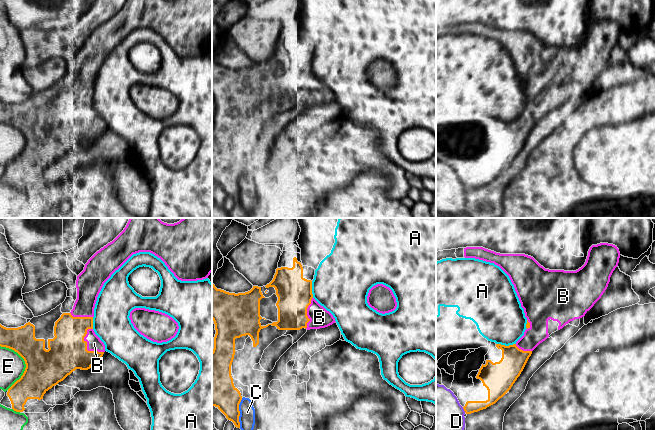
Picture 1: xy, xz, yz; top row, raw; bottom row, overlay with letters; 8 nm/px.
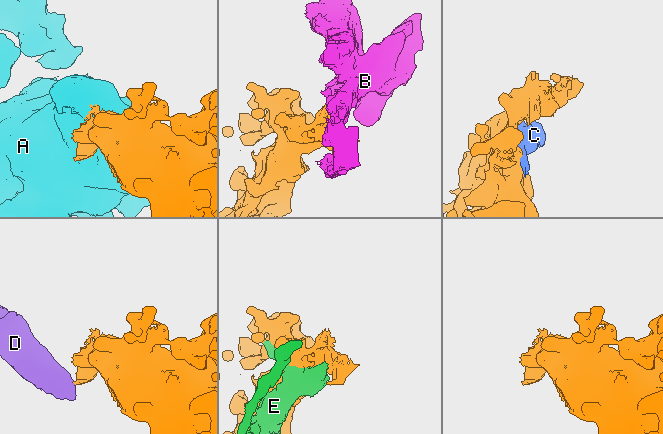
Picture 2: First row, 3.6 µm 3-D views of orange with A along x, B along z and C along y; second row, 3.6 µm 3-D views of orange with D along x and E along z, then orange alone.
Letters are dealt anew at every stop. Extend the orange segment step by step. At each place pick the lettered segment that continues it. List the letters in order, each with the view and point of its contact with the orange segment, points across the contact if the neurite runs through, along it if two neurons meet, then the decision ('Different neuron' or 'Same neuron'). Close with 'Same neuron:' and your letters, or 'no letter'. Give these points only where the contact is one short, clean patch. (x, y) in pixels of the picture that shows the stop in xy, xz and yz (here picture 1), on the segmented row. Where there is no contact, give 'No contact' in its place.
A: Touches orange at yz (506, 346). Different neuron
B: Touches orange at xy (86, 347). Same neuron
C: Touches orange at xz (239, 413). Different neuron
D: Touches orange at yz (464, 410). Different neuron
E: Touches orange at xy (25, 363). Different neuron
Same neuron: B

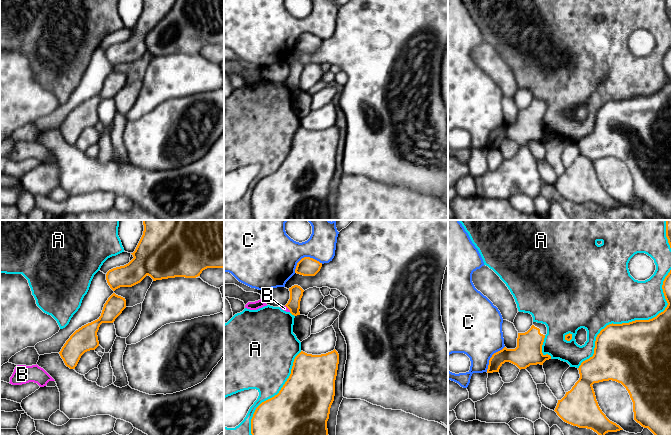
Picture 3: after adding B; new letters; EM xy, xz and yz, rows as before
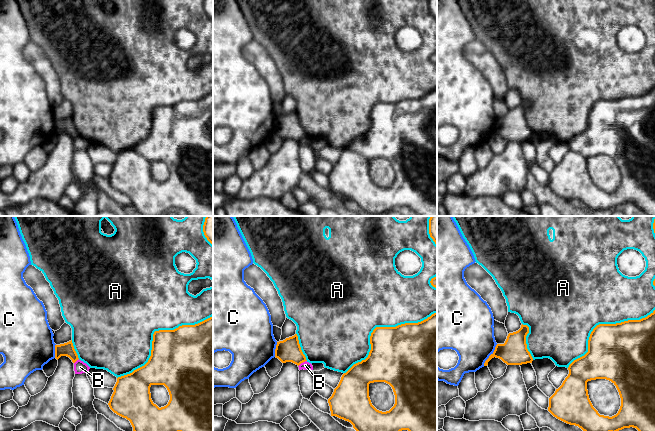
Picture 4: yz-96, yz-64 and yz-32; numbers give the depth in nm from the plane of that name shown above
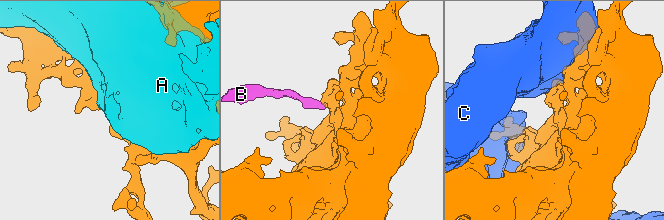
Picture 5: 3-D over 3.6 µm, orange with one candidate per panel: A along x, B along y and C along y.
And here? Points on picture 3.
A: Touches orange at yz (632, 321). Different neuron
B: Touches orange at xz (287, 307). Boundary: xz (285, 305), (290, 311). Different neuron
C: Touches orange at xz (305, 257). Different neuron
Same neuron: no letter

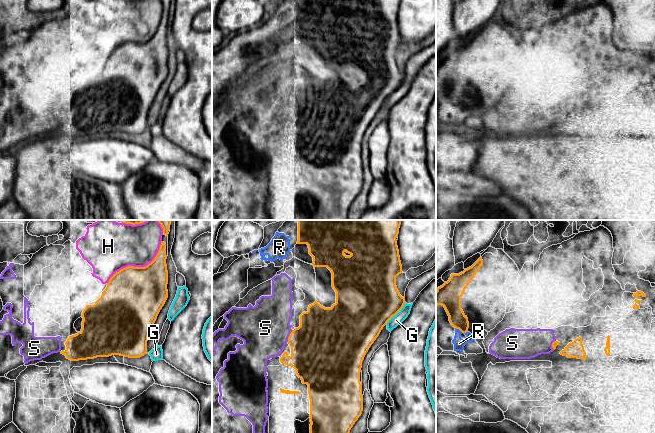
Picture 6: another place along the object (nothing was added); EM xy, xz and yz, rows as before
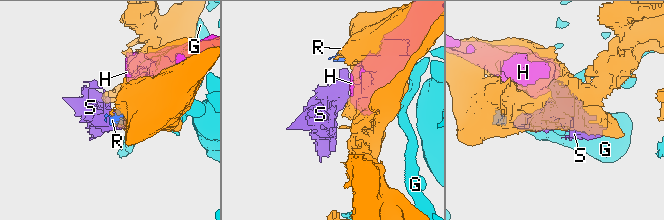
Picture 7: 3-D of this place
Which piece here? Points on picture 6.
G: Touches orange at xz (396, 313). Different neuron
H: Touches orange at xy (138, 267). Different neuron
R: Touches orange at yz (459, 329). Different neuron
S: Touches orange at xz (289, 336). Same neuron
Same neuron: S

